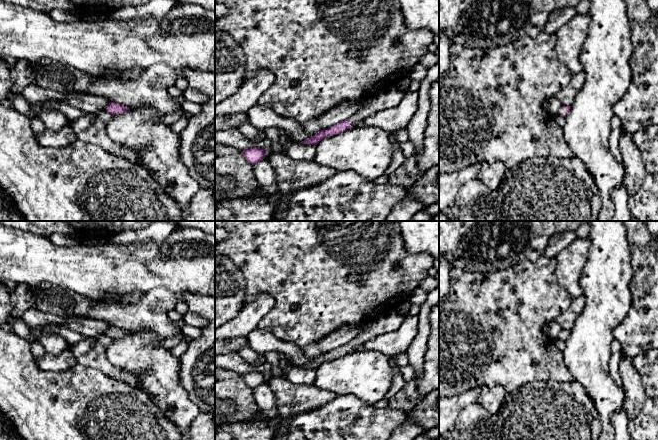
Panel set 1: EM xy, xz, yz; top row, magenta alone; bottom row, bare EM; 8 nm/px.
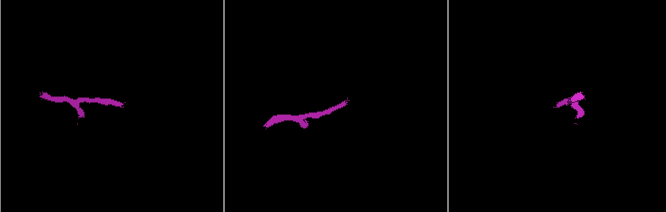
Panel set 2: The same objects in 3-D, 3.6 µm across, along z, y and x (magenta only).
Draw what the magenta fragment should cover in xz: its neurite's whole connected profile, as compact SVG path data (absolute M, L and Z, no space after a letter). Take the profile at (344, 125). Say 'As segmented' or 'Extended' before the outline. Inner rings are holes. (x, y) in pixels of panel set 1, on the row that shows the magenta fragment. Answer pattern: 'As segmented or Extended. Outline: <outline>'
Extended. Outline: M395 88L381 91L374 97L372 97L368 104L362 110L358 111L349 119L344 120L326 130L317 132L315 135L302 141L301 143L317 145L324 138L340 134L347 129L355 127L359 123L364 121L367 117L377 112L397 106L403 99L403 97L404 93L397 91Z

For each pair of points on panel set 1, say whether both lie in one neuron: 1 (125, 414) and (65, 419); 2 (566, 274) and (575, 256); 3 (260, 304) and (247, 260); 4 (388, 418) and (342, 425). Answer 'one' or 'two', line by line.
1: one
2: one
3: two
4: one

